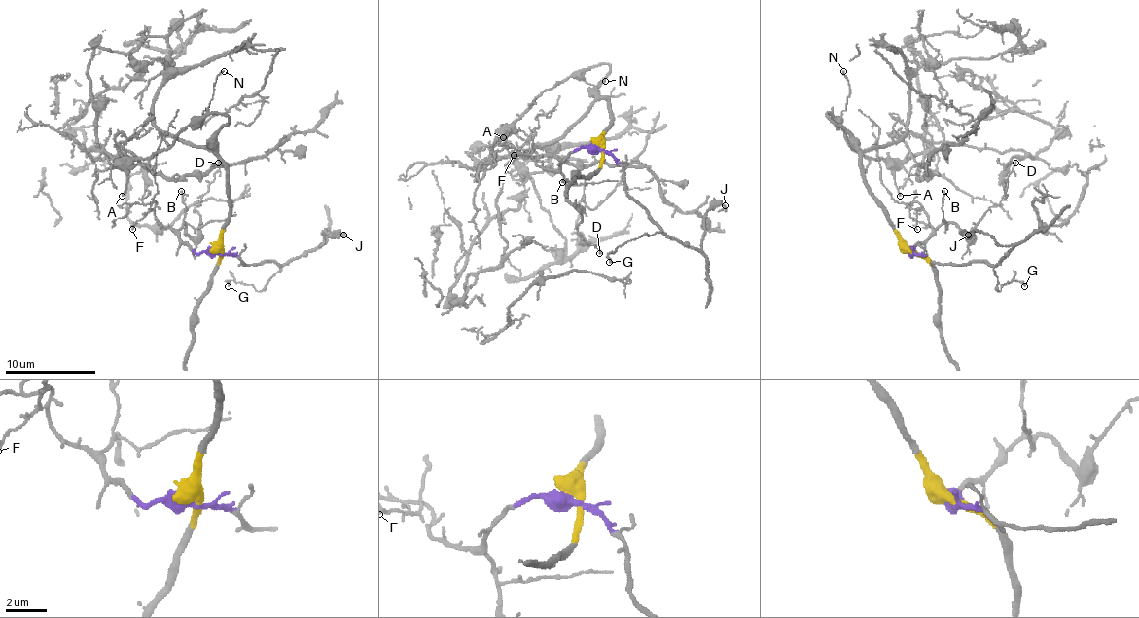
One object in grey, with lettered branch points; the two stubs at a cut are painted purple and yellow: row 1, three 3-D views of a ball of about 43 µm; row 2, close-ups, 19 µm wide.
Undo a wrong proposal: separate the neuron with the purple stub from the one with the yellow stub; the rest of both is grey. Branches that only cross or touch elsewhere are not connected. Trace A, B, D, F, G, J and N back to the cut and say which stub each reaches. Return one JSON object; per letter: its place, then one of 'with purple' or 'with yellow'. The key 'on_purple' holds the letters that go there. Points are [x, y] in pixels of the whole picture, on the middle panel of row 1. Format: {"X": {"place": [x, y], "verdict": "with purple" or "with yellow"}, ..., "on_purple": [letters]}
{"A": {"place": [503, 137], "verdict": "with yellow"}, "B": {"place": [562, 182], "verdict": "with purple"}, "D": {"place": [599, 253], "verdict": "with purple"}, "F": {"place": [514, 155], "verdict": "with purple"}, "G": {"place": [609, 262], "verdict": "with purple"}, "J": {"place": [725, 205], "verdict": "with purple"}, "N": {"place": [605, 81], "verdict": "with yellow"}, "on_purple": ["B", "D", "F", "G", "J"]}

